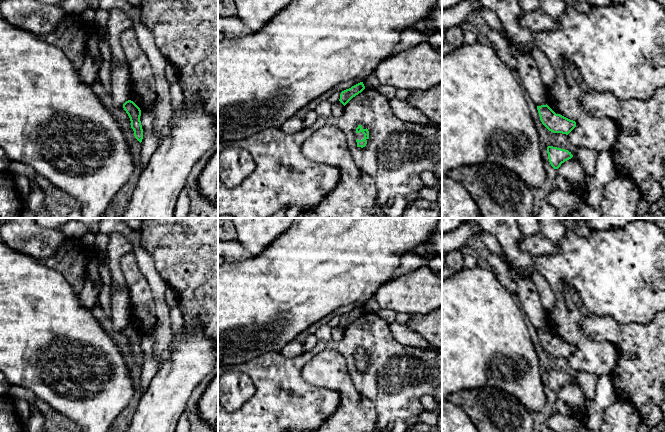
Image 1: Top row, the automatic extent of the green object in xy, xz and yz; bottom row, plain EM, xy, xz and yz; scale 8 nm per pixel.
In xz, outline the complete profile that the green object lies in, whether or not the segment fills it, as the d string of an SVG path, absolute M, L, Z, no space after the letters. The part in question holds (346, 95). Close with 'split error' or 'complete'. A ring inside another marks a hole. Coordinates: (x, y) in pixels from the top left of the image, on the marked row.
M360 82L349 89L341 92L339 101L345 106L353 97L365 89L363 82Z; complete

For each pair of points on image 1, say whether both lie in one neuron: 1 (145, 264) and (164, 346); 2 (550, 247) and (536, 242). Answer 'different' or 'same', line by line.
1: same
2: same

